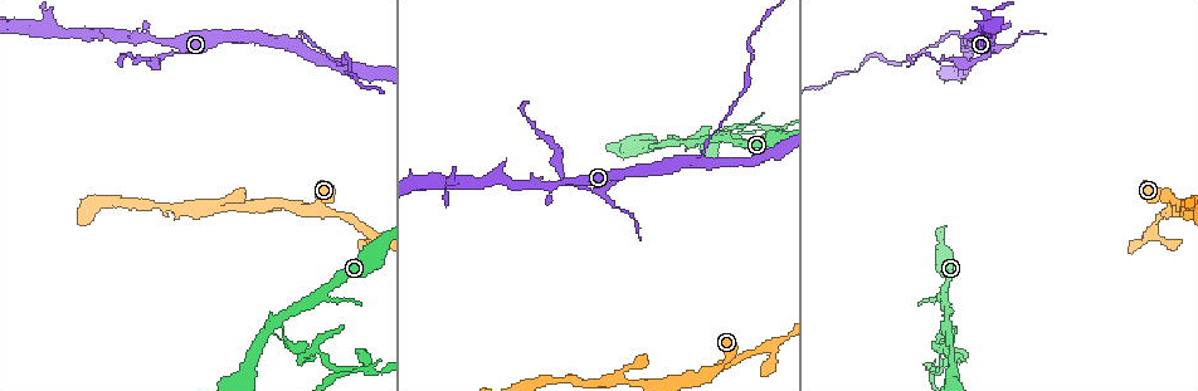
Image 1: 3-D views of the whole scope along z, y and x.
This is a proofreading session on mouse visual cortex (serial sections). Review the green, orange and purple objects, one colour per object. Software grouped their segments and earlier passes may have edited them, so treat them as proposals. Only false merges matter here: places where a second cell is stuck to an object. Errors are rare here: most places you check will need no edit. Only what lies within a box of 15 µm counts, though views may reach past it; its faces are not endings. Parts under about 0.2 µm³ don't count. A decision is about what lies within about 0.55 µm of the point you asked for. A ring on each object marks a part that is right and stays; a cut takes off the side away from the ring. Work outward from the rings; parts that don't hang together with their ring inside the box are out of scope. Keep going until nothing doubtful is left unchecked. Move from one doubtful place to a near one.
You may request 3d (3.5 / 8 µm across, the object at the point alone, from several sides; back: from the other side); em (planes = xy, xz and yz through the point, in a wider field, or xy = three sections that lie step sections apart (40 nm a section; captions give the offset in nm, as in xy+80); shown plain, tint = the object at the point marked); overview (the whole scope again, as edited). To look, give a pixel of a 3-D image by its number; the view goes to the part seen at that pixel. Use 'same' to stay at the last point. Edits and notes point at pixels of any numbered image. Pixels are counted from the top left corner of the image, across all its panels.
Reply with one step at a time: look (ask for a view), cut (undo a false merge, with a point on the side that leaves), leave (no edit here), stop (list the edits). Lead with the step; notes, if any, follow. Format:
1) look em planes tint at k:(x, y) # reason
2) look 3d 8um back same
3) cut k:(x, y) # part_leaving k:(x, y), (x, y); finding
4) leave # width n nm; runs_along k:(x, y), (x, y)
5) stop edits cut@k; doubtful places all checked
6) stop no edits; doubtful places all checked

look em xy step 5 tint at 1:(696, 162) # sharp bend

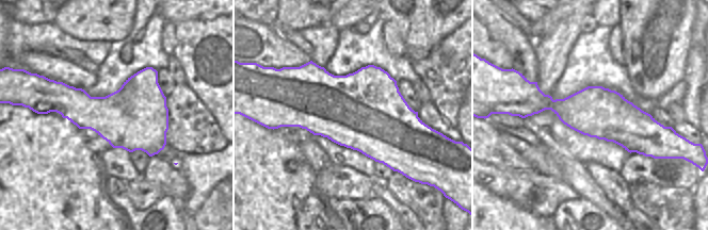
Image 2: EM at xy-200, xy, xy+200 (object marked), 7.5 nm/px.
look 3d 3.5um same # see where the arms go

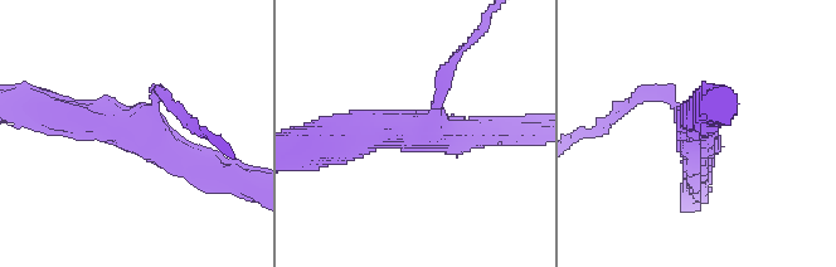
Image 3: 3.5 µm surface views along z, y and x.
leave # arms 3; runs_along 2:(526, 112), (553, 104), (656, 127); all the same cell

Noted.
look 3d 3.5um at 1:(748, 63) # sharp bend

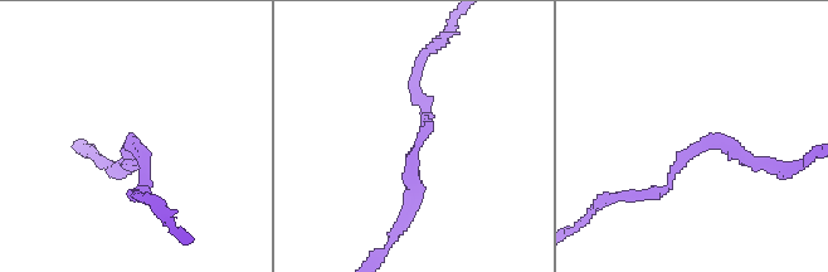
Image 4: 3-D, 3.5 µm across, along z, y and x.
look em xy step 3 tint at 4:(422, 141) # now the EM

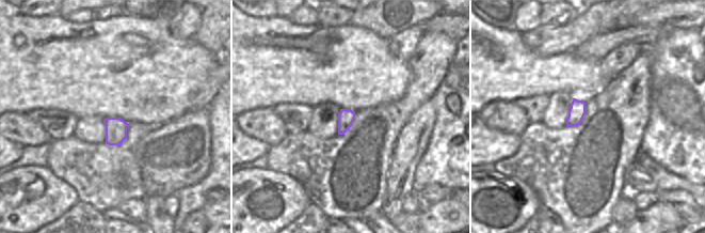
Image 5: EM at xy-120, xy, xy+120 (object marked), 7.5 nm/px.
leave # arm_widths 150, 200 nm; runs_along 4:(768, 164), (697, 145), (662, 192), (643, 195); one cell here

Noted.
look 3d 3.5um at 1:(946, 330) # small branch off a trunk

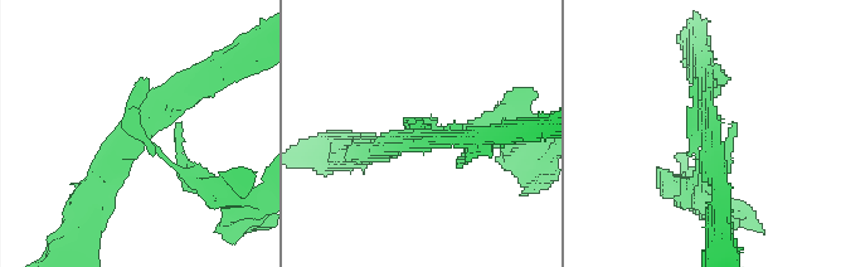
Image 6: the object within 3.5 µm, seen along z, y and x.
look em xy step 1 tint at 6:(707, 133)

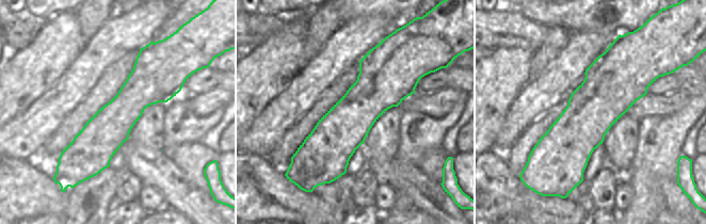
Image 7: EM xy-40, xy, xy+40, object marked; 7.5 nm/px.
leave # runs_along 6:(208, 73), (115, 159), (100, 200); all the same cell

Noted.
look 3d 8um at 1:(291, 345) # sudden change in width

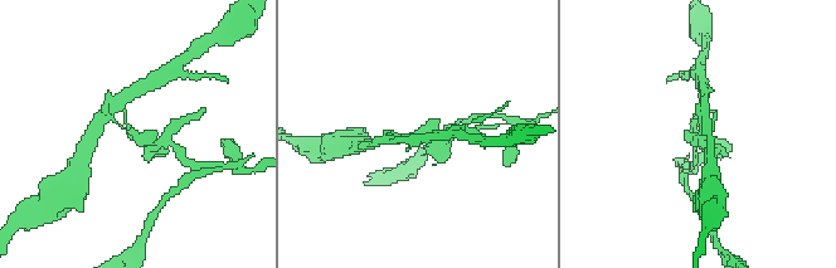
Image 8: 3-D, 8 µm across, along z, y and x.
look em planes tint at 8:(135, 134)

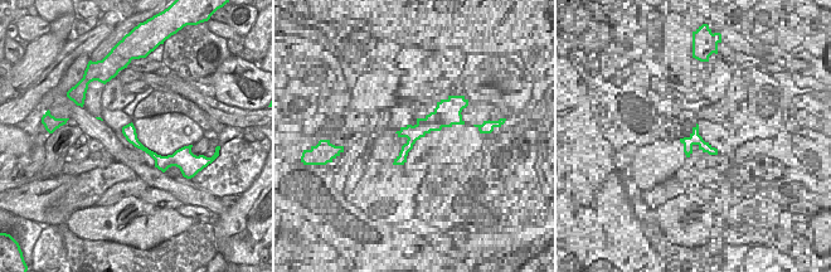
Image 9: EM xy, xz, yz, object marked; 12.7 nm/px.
leave # width 170 nm; runs_along 8:(110, 115), (141, 142), (169, 144); one cell here

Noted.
look 3d 3.5um at 1:(763, 129) # two arms at a narrow angle

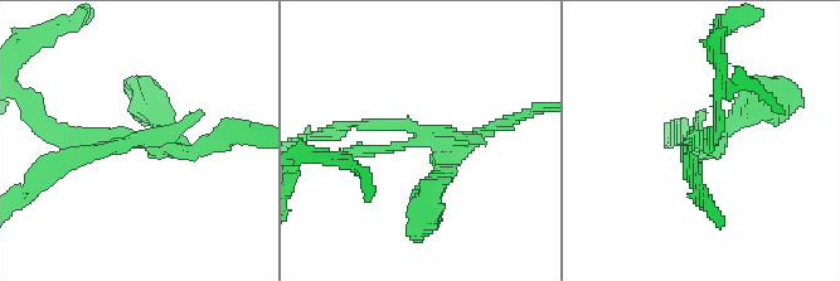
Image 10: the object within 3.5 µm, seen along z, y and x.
look em xy step 1 tint at 10:(702, 141) # need the tissue

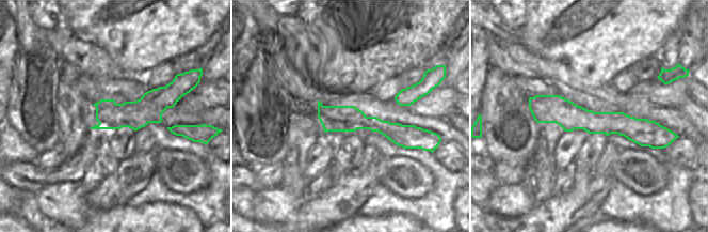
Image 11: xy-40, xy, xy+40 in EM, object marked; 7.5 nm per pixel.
leave # continuous, no second cell

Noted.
stop no edits; doubtful places all checked

